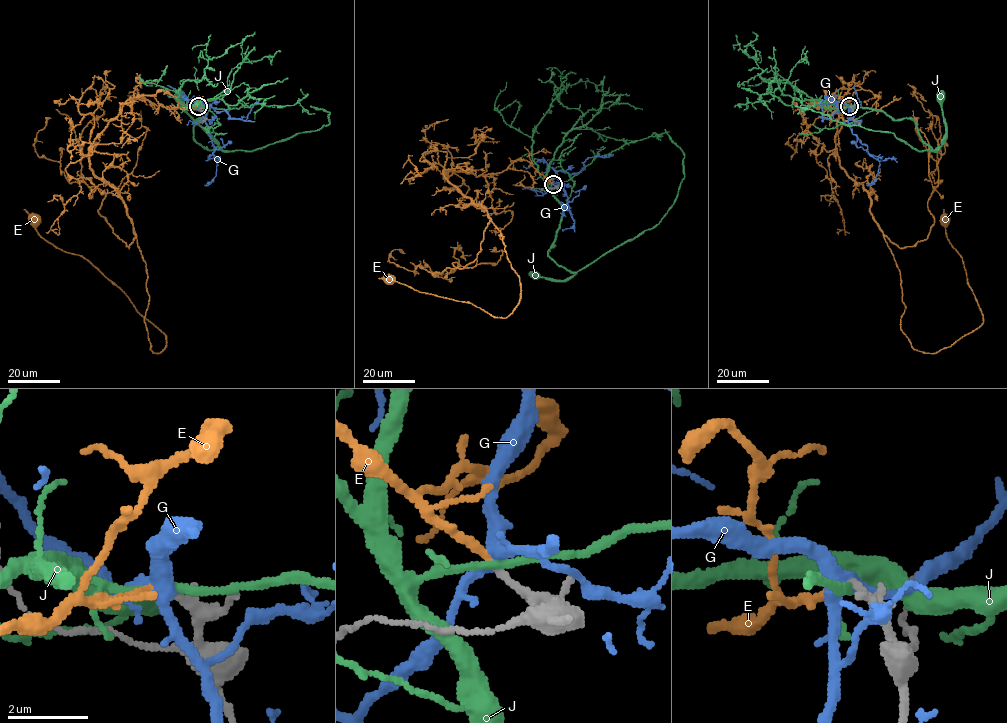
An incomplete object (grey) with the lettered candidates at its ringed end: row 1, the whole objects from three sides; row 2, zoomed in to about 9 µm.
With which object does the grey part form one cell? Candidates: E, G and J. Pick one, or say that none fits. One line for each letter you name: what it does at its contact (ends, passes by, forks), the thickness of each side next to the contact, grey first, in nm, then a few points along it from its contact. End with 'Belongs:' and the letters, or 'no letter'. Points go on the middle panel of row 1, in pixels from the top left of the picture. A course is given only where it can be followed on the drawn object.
E: It ends there. Thickness 190 nm (grey) against 190 nm. Its course: (553, 184), (526, 160), (478, 177), (444, 171), (503, 237), (520, 299), (505, 317), (390, 280)
Belongs: E

